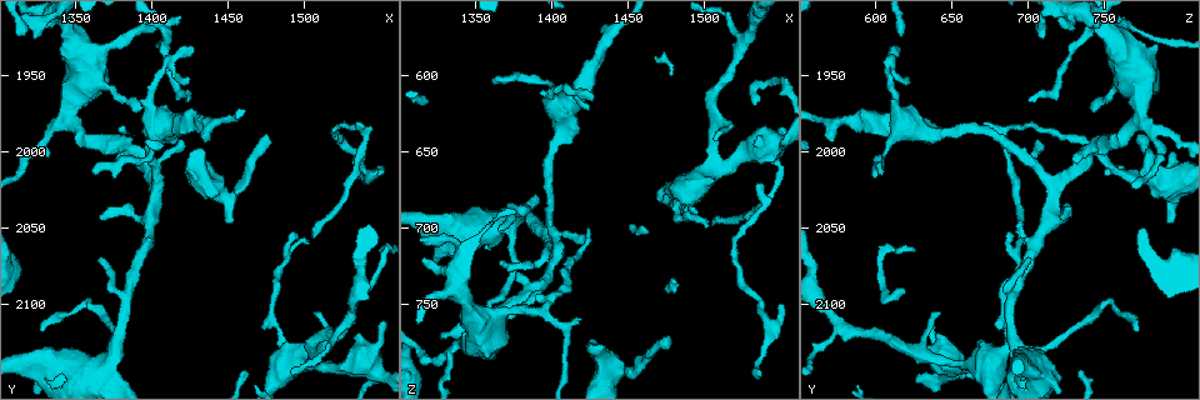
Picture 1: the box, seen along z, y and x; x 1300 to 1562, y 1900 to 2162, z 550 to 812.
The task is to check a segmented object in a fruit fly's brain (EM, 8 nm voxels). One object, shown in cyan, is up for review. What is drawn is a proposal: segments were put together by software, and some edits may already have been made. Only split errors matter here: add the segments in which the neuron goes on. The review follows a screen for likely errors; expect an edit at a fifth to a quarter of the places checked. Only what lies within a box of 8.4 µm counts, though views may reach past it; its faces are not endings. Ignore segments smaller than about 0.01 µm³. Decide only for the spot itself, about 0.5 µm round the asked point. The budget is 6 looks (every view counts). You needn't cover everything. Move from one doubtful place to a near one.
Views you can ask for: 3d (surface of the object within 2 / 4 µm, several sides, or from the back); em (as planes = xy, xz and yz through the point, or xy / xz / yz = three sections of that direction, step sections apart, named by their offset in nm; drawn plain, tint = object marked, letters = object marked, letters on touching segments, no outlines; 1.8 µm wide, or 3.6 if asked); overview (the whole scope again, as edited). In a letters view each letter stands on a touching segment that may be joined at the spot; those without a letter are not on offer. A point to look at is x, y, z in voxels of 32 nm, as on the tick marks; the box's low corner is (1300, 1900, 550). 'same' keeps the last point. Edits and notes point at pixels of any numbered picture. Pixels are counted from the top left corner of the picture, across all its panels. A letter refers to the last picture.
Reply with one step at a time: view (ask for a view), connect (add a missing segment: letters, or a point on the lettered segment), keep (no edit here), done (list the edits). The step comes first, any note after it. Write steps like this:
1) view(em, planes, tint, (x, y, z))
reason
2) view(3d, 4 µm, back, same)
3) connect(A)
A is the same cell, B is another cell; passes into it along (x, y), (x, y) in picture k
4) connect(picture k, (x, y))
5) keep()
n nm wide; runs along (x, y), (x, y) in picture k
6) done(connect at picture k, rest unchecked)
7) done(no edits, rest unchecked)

view(3d, 4 µm, back, (1474, 1986, 772))

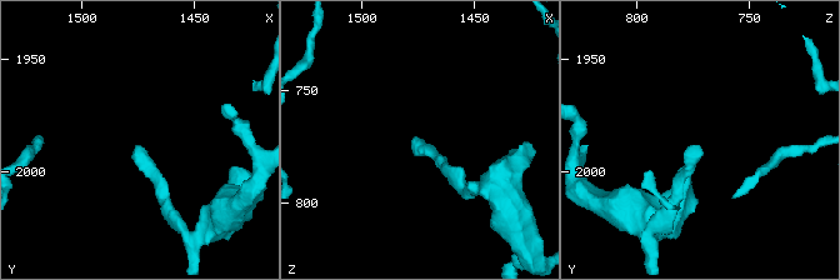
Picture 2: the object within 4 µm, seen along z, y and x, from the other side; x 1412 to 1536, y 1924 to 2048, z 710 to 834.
view(em, planes, letters, (1474, 1987, 773))
need the tissue

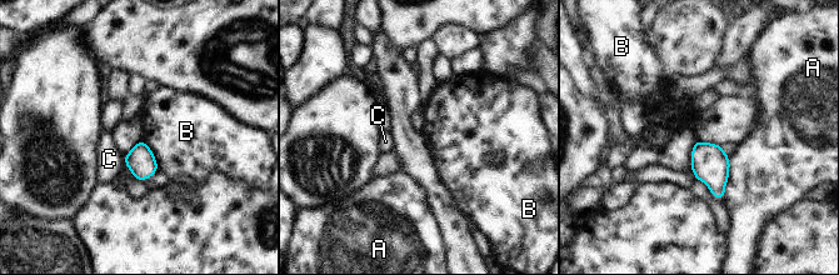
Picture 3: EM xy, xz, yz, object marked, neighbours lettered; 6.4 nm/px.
keep()
A, B and C are other cells; no lettered segment goes on from it

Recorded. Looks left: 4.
view(3d, 4 µm, (1422, 1968, 702))
free end

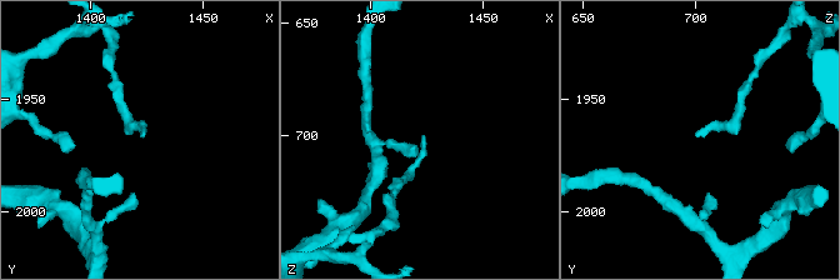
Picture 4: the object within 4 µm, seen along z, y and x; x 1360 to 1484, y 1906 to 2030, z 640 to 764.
view(em, planes, tint, (1423, 1967, 701))

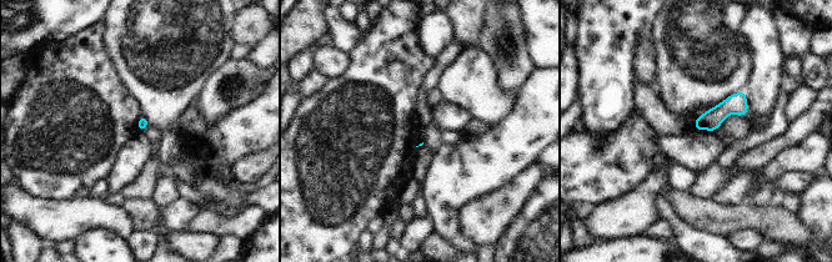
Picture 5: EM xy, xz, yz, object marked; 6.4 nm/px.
view(em, planes, letters, same)
see the neighbours

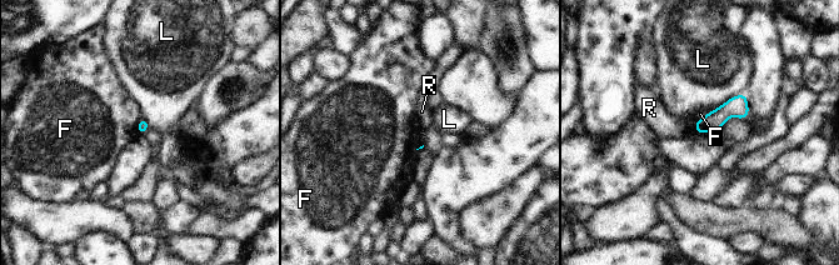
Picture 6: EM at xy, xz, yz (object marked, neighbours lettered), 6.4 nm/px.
keep()
F, L and R are other cells; runs along (743, 98), (712, 123), (698, 129) in picture 6; none of them fits

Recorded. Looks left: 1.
done(no edits, rest unchecked)

